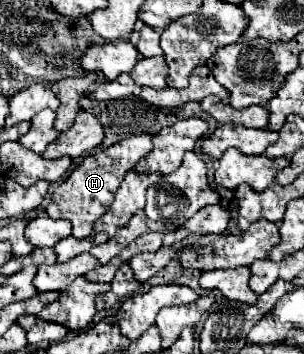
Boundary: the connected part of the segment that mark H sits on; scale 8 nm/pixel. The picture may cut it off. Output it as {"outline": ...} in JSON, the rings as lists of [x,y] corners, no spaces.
{"outline":[[[136,135],[136,137],[118,141],[118,143],[110,145],[108,149],[102,149],[102,151],[96,151],[96,153],[84,157],[82,163],[68,175],[68,179],[62,181],[54,189],[50,203],[46,205],[46,213],[54,219],[72,221],[72,237],[76,237],[76,239],[88,237],[92,233],[94,221],[100,219],[106,213],[106,209],[110,207],[126,171],[132,169],[150,149],[152,149],[152,137]]]}

